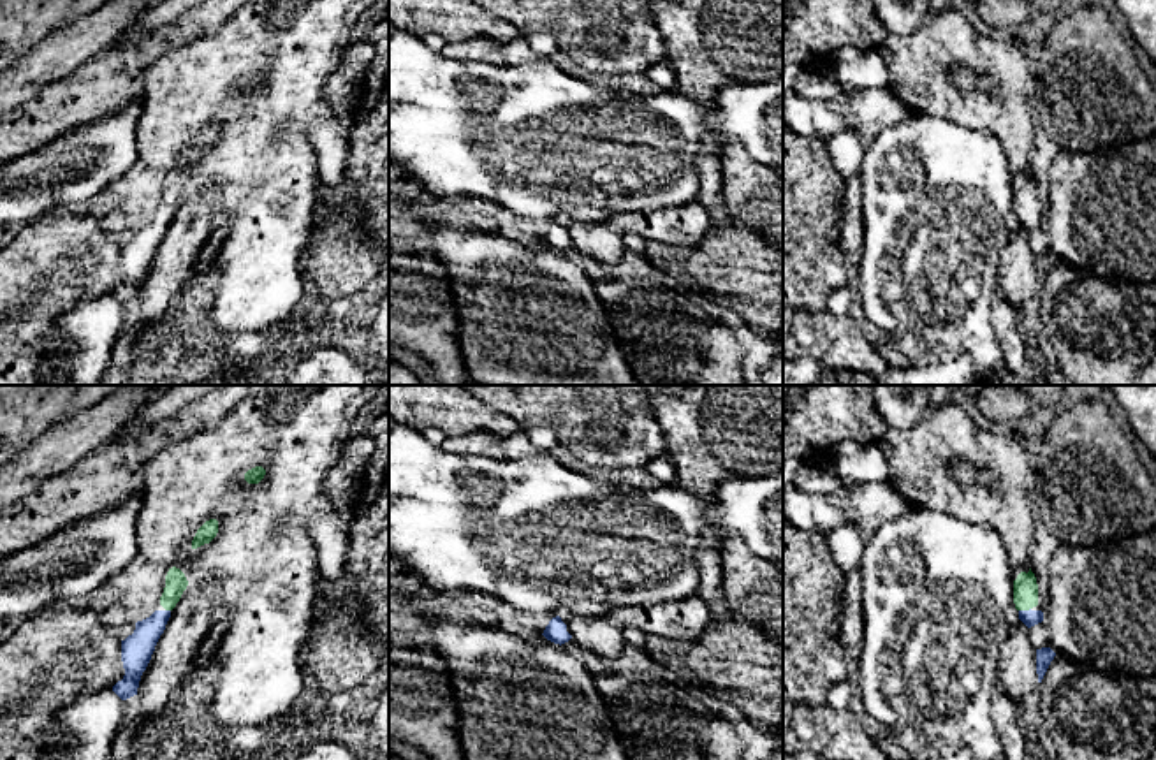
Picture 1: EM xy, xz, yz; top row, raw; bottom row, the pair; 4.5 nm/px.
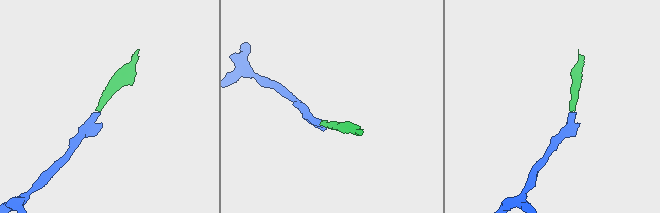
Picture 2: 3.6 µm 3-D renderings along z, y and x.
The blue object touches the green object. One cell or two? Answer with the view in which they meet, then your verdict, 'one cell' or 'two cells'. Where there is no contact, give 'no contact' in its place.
yz | one cell

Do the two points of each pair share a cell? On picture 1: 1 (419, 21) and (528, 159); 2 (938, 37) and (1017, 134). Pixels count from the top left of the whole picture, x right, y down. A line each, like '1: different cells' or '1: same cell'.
1: different cells
2: same cell

